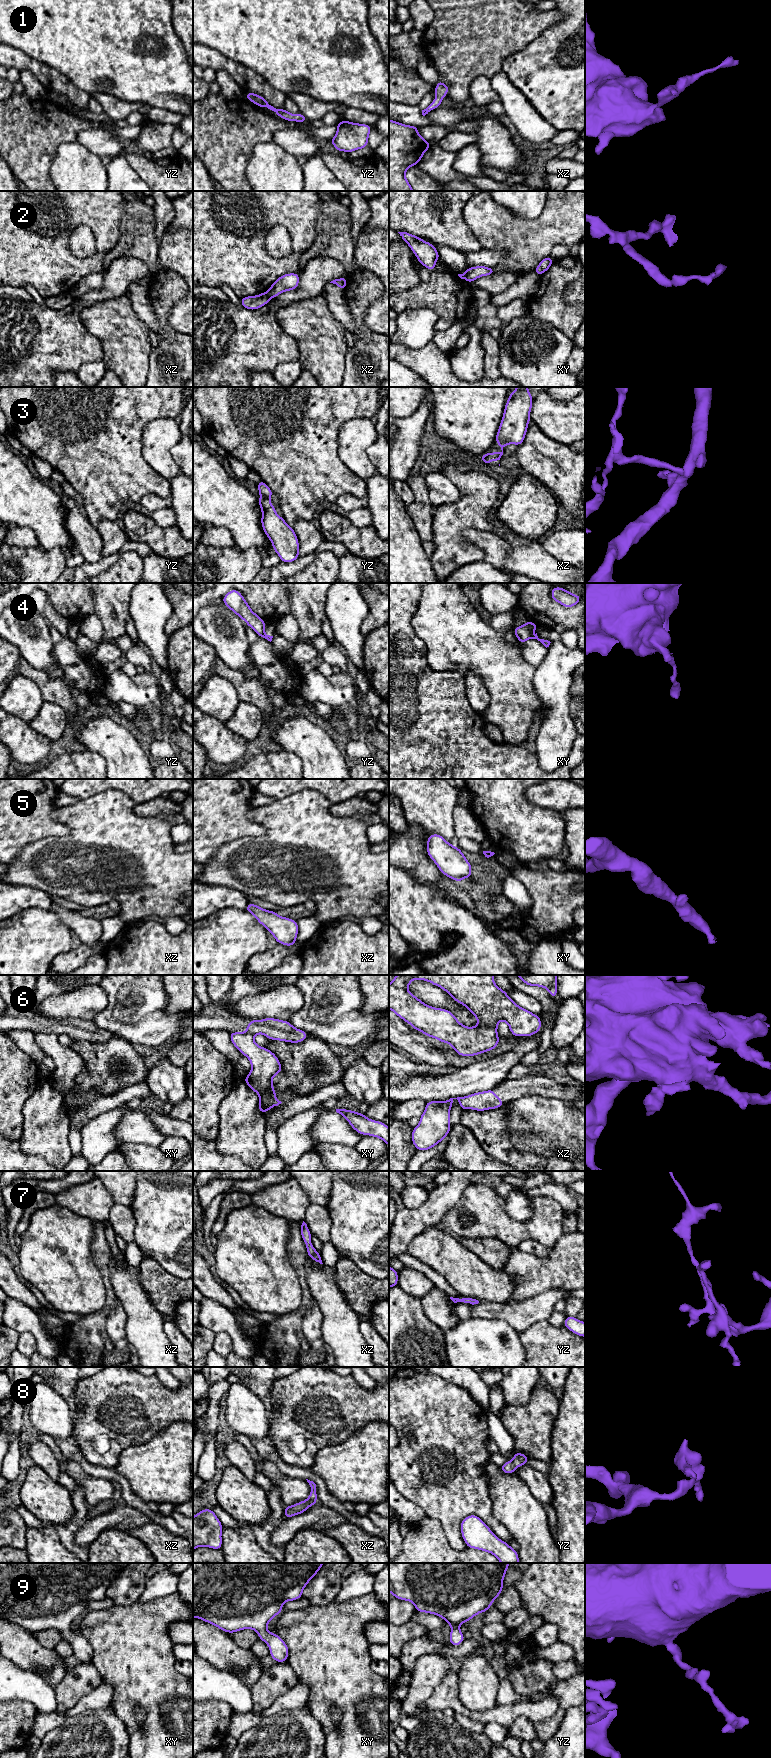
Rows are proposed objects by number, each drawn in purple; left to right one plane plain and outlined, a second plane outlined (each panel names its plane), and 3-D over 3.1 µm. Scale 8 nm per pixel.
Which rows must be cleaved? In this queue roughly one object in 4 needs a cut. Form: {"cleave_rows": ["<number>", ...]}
{"cleave_rows": ["2", "3", "4", "6"]}

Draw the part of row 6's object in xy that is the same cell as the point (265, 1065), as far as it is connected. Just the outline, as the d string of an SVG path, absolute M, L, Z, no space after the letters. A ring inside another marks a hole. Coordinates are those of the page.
M231 1032L232 1044L246 1056L251 1063L251 1071L244 1078L245 1083L259 1095L259 1111L264 1114L282 1102L275 1098L272 1079L282 1071L277 1056L268 1048L258 1046L254 1036L249 1033Z

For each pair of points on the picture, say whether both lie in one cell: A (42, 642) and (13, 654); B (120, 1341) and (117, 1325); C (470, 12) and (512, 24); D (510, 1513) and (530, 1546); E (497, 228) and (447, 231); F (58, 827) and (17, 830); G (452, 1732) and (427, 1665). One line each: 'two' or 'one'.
A: two
B: one
C: one
D: one
E: two
F: one
G: one

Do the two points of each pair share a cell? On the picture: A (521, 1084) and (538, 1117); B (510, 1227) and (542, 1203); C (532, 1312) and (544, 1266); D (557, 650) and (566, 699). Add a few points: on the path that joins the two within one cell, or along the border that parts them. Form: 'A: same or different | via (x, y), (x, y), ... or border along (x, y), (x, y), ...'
A: different | border along (550, 1098), (537, 1095), (522, 1095), (505, 1104)
B: same | via (520, 1227), (527, 1227), (541, 1213)
C: different | border along (560, 1288), (546, 1289), (515, 1303)
D: same | via (557, 662), (557, 687)

